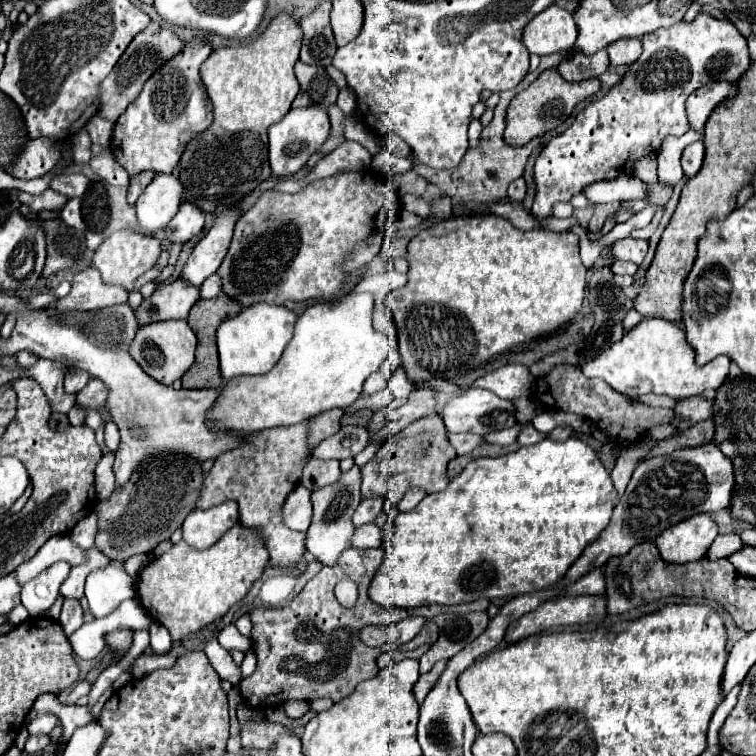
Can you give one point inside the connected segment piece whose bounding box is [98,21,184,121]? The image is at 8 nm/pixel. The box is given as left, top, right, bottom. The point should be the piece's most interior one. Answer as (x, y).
(151, 47)

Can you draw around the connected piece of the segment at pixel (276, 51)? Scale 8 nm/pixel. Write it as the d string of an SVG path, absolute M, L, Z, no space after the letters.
M278 13L264 33L248 45L220 47L202 63L200 75L214 105L214 123L190 141L180 165L184 201L196 203L206 213L214 213L216 201L230 195L242 197L270 177L268 127L282 119L300 91L294 77L302 29L296 17Z

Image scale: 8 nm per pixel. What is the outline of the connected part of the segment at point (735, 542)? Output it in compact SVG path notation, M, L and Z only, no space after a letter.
M728 533L728 535L718 535L714 539L714 543L710 545L706 557L708 559L722 559L722 557L730 557L732 553L736 553L738 549L742 549L742 539L736 533Z

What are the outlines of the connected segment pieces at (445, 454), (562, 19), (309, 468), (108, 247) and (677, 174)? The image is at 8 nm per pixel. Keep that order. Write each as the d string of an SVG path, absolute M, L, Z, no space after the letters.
M438 413L422 417L402 429L398 435L392 435L384 445L380 445L376 455L360 467L362 497L382 495L392 505L396 505L410 487L422 487L426 493L442 491L448 485L446 465L454 457L456 453L446 439L446 427L442 425L442 417Z
M550 5L538 17L534 17L522 35L524 45L530 53L552 55L552 53L570 53L578 37L578 27L570 11Z
M312 457L312 459L306 463L304 471L302 471L300 483L302 483L306 489L314 491L314 489L318 489L318 487L322 487L322 485L328 485L328 483L332 483L332 481L338 481L338 477L340 477L340 467L338 467L338 461L336 461L336 459L322 461L322 459Z
M120 229L112 233L96 251L92 257L92 265L100 271L102 281L106 285L120 285L126 291L134 289L134 283L140 275L144 275L148 269L152 269L162 253L162 243L156 237L142 235L132 229Z
M688 131L682 137L666 137L666 141L662 143L662 149L658 151L658 179L664 183L678 183L684 173L680 167L680 153L686 145L690 145L692 141L702 141L704 133L702 131Z

